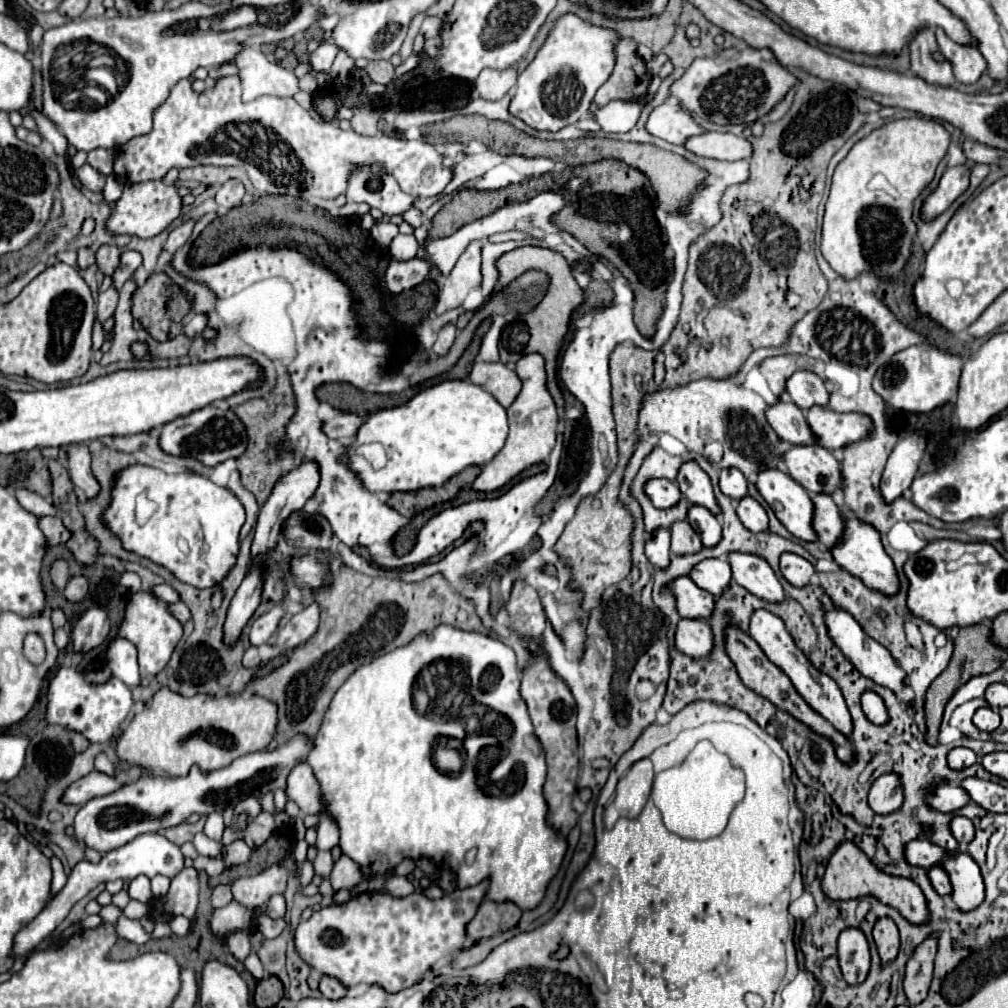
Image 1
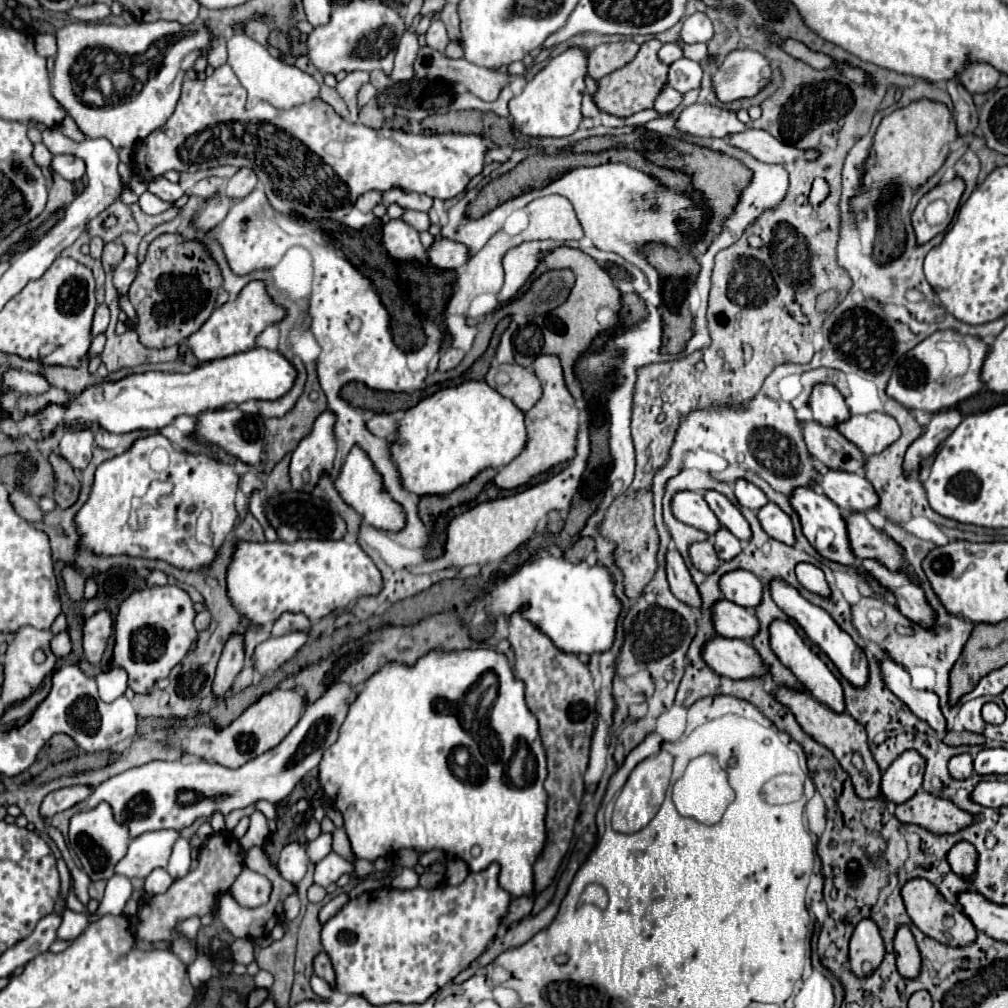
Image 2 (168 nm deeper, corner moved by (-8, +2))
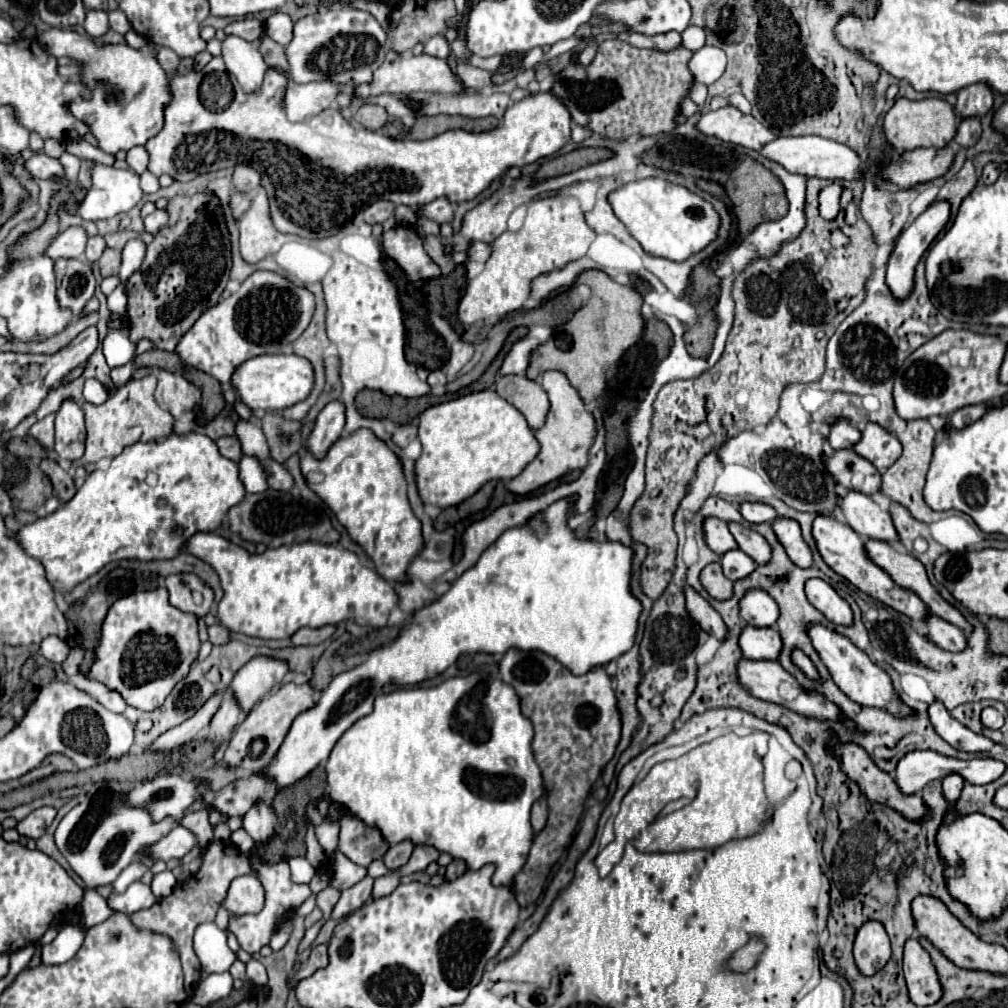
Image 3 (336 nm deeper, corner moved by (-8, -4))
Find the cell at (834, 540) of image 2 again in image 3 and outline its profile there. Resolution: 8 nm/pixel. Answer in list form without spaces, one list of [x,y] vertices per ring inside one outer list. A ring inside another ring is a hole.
[[[819,516],[815,518],[813,522],[813,536],[817,540],[817,548],[819,548],[819,554],[823,556],[823,560],[827,562],[829,568],[833,568],[839,576],[847,578],[851,584],[855,584],[861,592],[869,594],[871,598],[891,606],[893,610],[909,616],[911,620],[927,620],[929,618],[929,608],[923,604],[923,600],[907,590],[907,588],[901,588],[893,582],[893,578],[883,570],[879,568],[869,556],[867,556],[867,550],[865,550],[865,540],[849,526],[841,524],[839,520],[831,518],[831,516]]]

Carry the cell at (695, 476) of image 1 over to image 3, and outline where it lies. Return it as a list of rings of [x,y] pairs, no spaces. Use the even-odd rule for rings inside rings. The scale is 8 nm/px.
[[[735,522],[729,524],[729,530],[731,530],[731,534],[735,536],[739,548],[741,548],[749,558],[753,558],[759,566],[761,566],[761,564],[767,564],[767,562],[771,560],[771,546],[769,546],[769,542],[767,542],[761,534],[753,532],[751,528],[745,528],[745,526],[741,526],[741,524],[735,524]]]

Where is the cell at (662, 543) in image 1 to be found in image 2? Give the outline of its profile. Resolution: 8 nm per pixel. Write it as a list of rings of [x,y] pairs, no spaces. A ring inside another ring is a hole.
[[[669,548],[667,554],[665,554],[665,570],[667,570],[667,580],[669,580],[669,586],[671,586],[671,592],[685,604],[691,604],[691,606],[701,606],[701,598],[699,598],[699,592],[691,580],[691,574],[685,566],[685,560],[683,556],[679,554],[677,548]]]

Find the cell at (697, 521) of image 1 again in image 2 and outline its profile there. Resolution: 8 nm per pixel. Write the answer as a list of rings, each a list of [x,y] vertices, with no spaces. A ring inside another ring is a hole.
[[[721,526],[713,534],[713,546],[721,560],[731,560],[733,556],[737,556],[737,552],[741,552],[741,542],[725,526]]]

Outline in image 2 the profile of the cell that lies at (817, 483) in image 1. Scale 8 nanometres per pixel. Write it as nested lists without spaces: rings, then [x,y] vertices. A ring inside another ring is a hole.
[[[827,470],[817,474],[819,486],[843,512],[863,512],[877,506],[877,494],[869,480],[859,472]]]

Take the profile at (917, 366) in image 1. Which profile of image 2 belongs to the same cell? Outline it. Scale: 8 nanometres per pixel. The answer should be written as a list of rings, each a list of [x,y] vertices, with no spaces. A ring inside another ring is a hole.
[[[955,330],[935,332],[899,358],[887,384],[887,394],[909,410],[939,412],[945,408],[953,408],[961,400],[981,390],[983,384],[979,380],[979,372],[985,354],[987,344],[979,338],[961,336]]]

